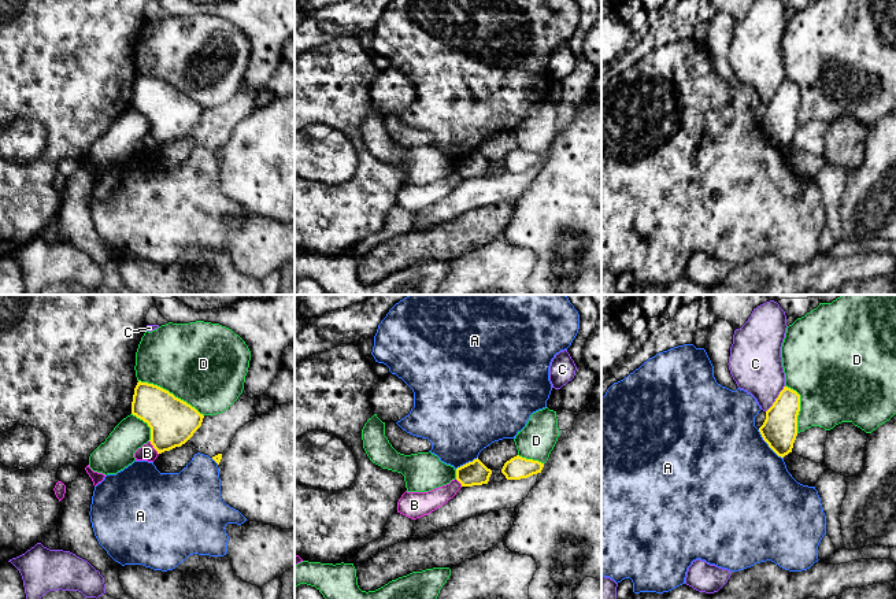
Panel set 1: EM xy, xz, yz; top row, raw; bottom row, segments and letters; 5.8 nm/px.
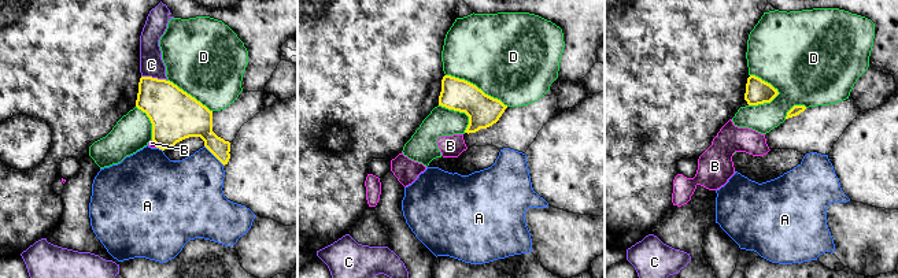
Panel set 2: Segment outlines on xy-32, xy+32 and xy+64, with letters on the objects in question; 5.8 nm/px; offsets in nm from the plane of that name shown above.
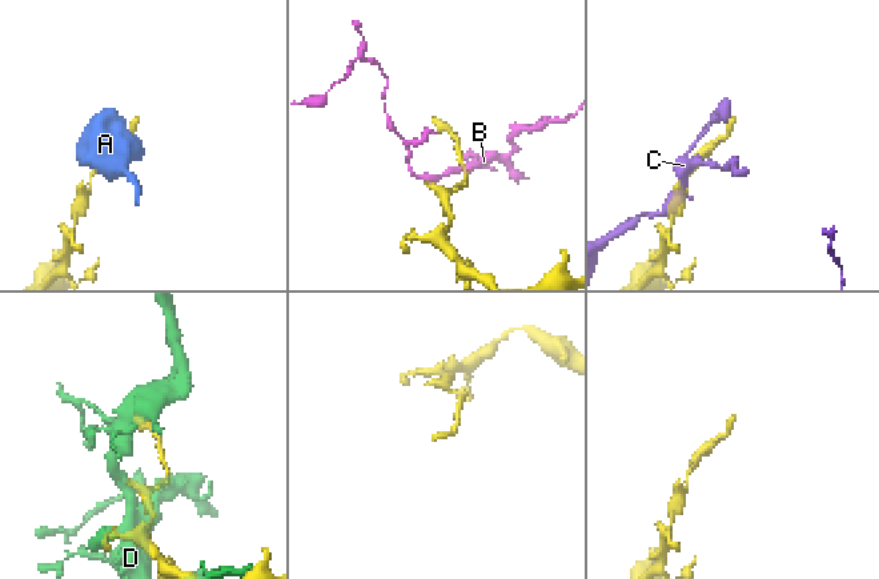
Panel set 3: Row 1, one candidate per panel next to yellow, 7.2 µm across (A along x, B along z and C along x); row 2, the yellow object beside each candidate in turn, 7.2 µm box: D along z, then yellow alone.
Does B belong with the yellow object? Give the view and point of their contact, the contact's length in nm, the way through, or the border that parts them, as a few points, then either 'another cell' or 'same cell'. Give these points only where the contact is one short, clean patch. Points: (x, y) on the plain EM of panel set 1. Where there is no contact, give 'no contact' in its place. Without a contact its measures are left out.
meets yellow in xy at (154, 140); contact 100 nm long; border along xy (150, 133), (158, 147); another cell

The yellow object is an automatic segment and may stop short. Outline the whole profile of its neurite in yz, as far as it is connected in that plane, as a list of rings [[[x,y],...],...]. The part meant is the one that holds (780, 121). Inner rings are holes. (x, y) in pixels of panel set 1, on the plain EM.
[[[784,80],[773,99],[766,104],[766,112],[759,121],[763,133],[781,151],[792,145],[797,129],[797,108],[800,88]]]

